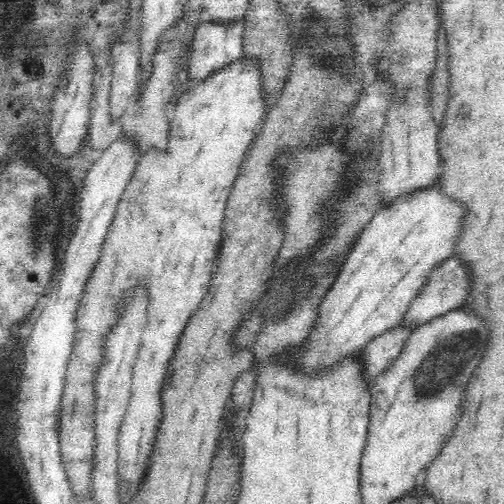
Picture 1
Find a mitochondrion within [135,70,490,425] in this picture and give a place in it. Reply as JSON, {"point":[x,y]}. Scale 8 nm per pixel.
{"point":[445,361]}

